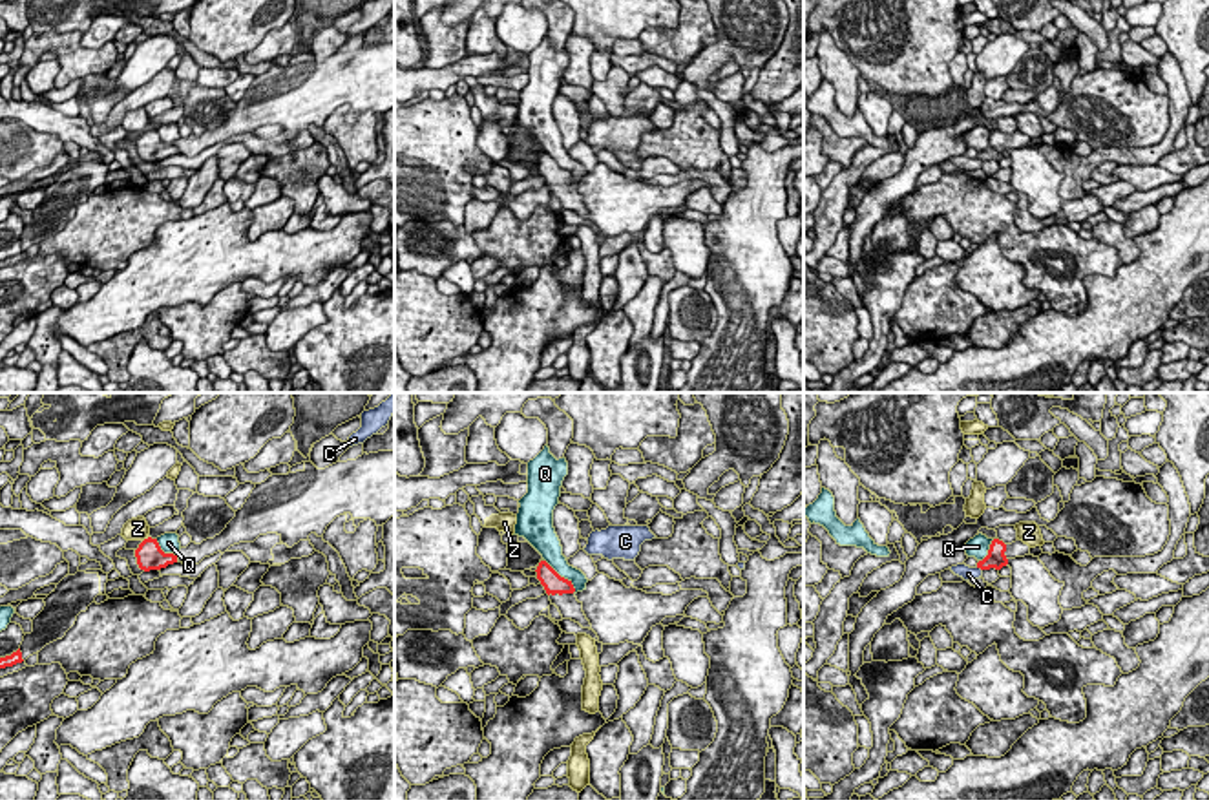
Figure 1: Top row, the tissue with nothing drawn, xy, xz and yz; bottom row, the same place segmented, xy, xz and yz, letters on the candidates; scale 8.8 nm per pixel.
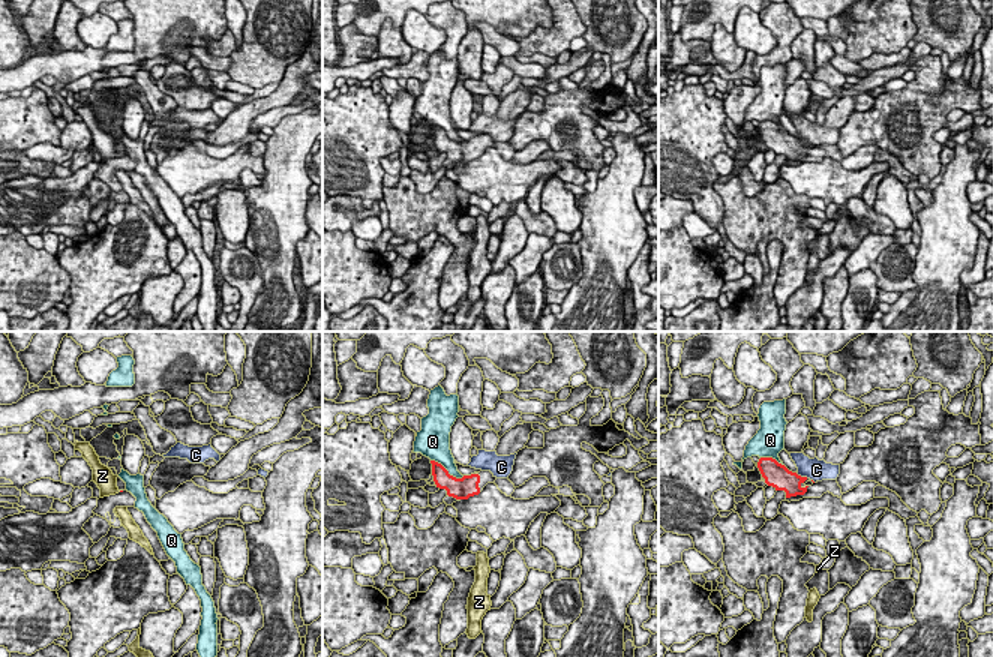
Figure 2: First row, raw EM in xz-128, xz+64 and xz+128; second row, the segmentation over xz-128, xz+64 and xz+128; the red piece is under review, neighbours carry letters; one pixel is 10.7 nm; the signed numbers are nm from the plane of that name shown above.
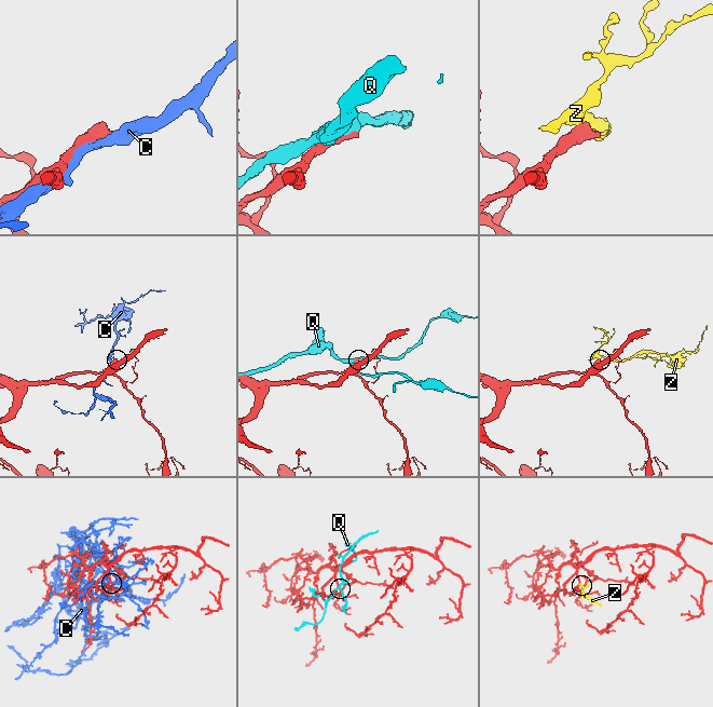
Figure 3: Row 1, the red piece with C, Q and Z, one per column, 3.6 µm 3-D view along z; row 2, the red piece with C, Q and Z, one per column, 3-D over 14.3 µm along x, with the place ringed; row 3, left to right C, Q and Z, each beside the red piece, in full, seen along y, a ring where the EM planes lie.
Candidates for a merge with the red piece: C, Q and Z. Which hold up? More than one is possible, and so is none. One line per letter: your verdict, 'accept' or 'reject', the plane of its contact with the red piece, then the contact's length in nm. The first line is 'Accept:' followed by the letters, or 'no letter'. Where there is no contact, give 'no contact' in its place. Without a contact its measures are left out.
Accept: no letter
C: reject | yz | 70 nm
Q: reject | xz | 400 nm
Z: reject | xy | 70 nm

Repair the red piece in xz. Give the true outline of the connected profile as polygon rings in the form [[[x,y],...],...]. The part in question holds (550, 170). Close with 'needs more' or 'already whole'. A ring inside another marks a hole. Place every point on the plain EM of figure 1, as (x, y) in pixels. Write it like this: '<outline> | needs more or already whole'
[[[541,152],[535,163],[537,170],[550,186],[552,195],[559,199],[562,210],[572,210],[583,219],[592,221],[592,216],[583,203],[583,194],[579,194],[573,184],[575,179],[572,172],[561,168],[546,152]]] | needs more

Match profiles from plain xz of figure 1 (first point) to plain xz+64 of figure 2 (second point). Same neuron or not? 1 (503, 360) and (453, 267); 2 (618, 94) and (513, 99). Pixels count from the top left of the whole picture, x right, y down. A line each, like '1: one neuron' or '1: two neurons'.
1: two neurons
2: two neurons

